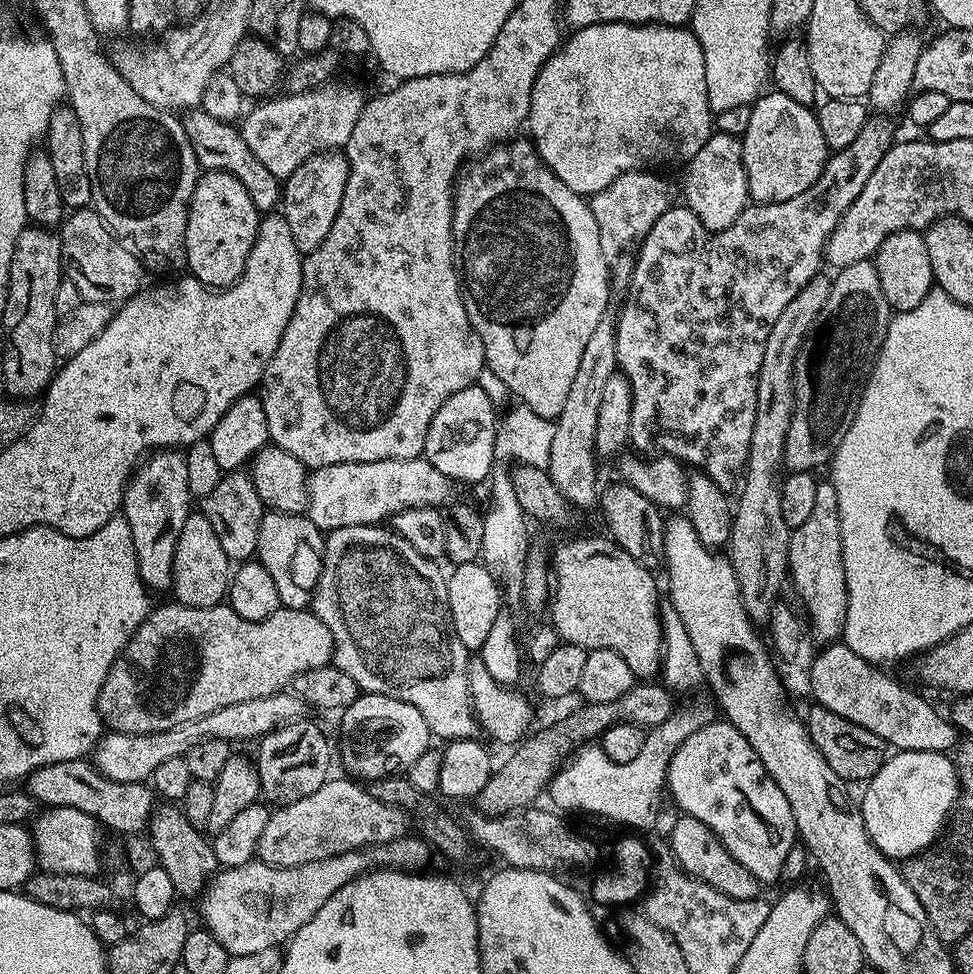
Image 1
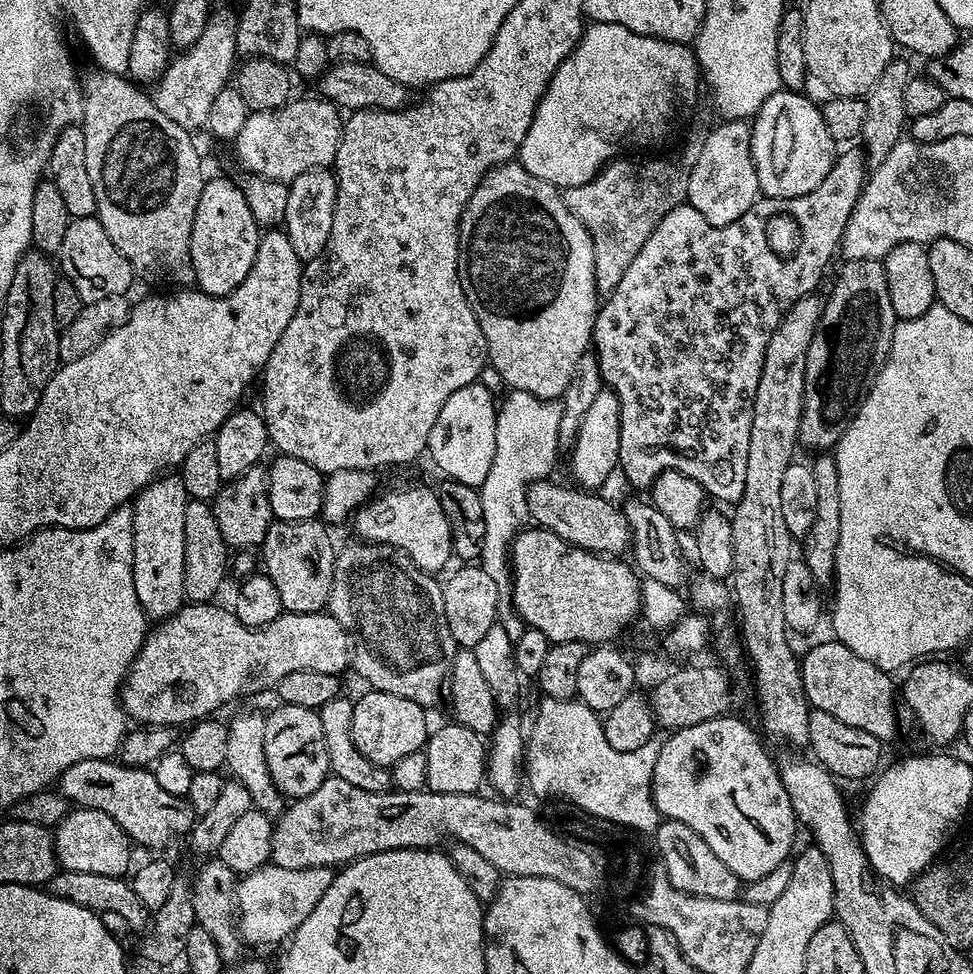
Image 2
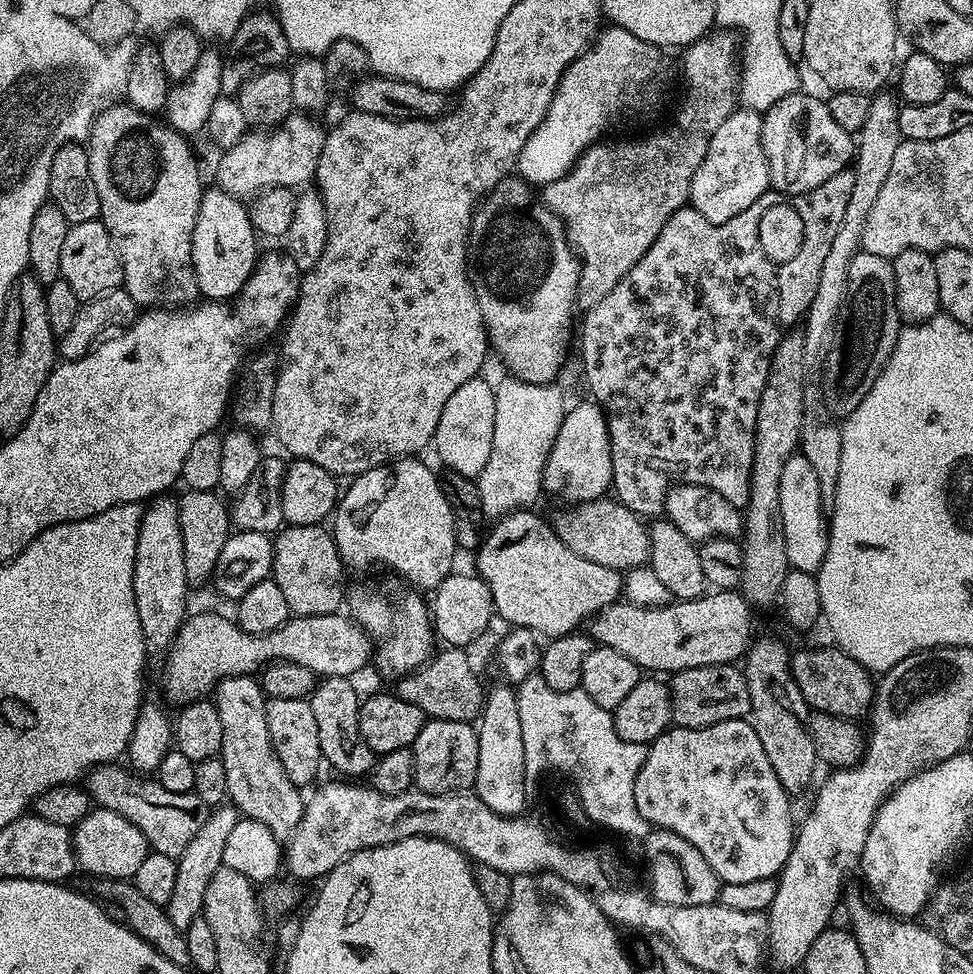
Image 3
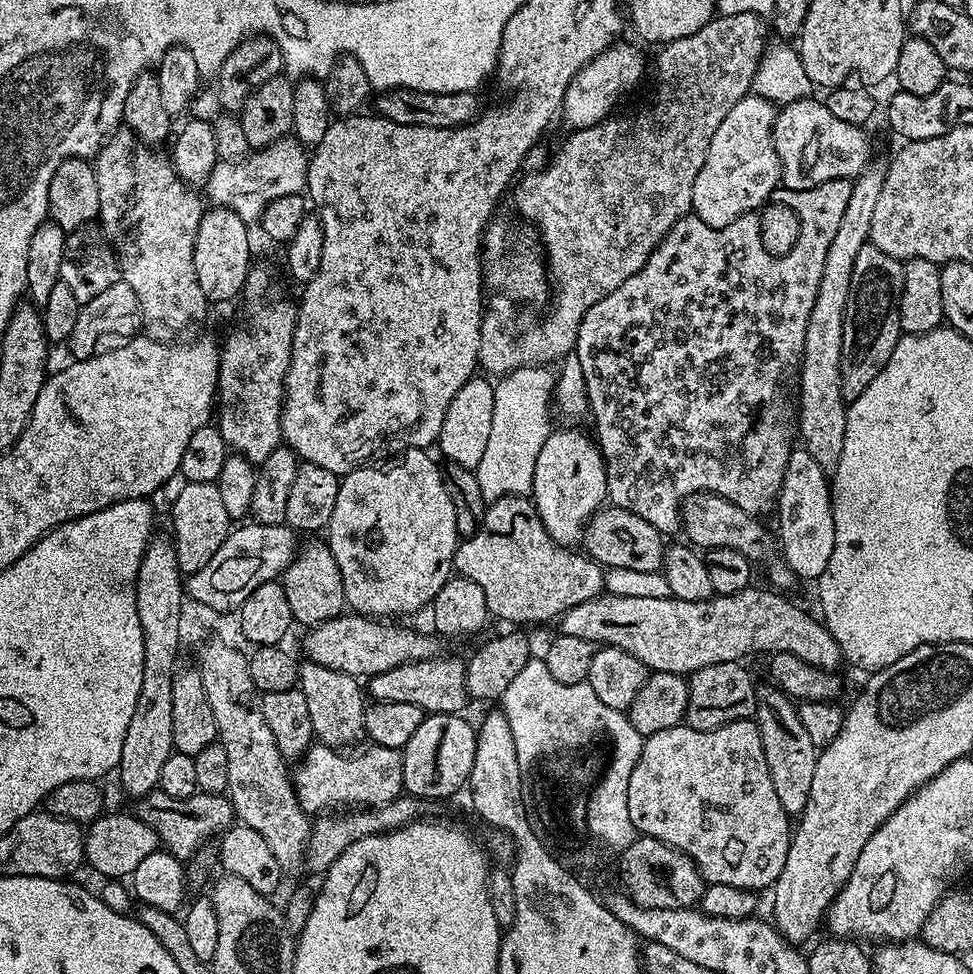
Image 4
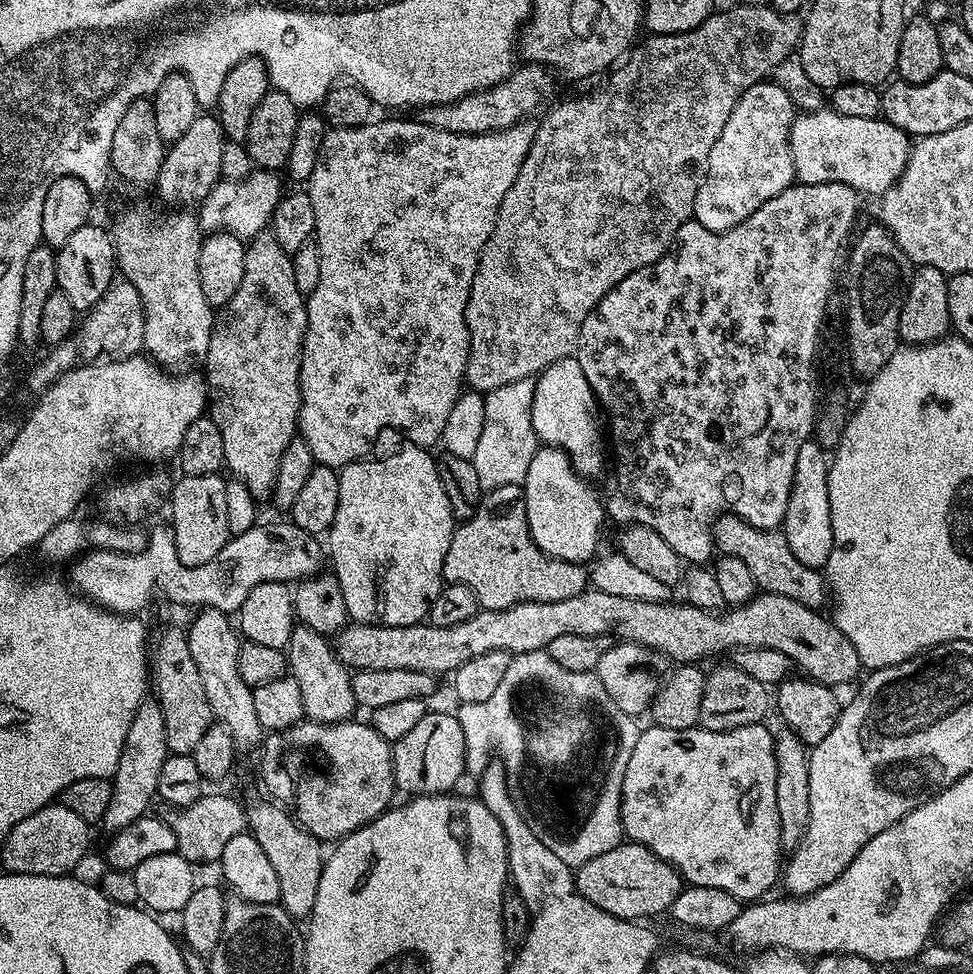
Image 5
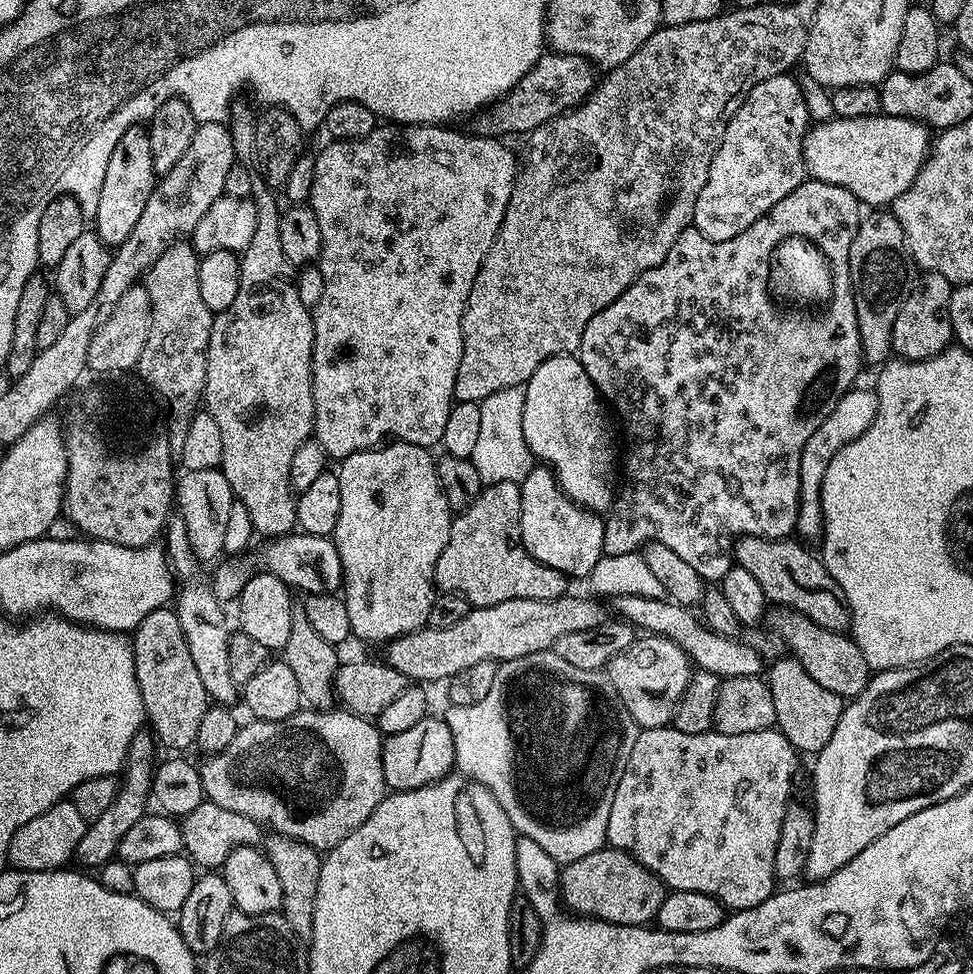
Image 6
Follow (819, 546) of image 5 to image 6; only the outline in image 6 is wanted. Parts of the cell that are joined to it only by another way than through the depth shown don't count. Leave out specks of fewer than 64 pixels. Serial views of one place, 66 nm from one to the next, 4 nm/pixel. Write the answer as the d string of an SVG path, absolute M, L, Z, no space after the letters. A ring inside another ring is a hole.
M853 387L836 403L835 410L824 419L824 424L810 434L806 446L802 448L800 459L800 501L798 502L798 518L796 519L795 535L801 541L819 541L824 534L824 515L822 514L822 478L826 478L826 466L830 466L834 454L842 445L848 443L852 436L861 436L868 429L870 422L878 414L878 398L871 387ZM848 428L852 428L848 432Z

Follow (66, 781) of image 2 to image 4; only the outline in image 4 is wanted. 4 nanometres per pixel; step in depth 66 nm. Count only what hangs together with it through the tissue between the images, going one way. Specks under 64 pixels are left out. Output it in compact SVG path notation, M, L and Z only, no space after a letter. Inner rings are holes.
M157 790L139 797L137 804L140 805L134 808L135 815L156 831L161 845L169 854L185 862L191 861L193 854L211 841L208 840L211 836L219 837L234 823L232 804L224 794L211 796L197 791L190 798L170 798L170 794Z

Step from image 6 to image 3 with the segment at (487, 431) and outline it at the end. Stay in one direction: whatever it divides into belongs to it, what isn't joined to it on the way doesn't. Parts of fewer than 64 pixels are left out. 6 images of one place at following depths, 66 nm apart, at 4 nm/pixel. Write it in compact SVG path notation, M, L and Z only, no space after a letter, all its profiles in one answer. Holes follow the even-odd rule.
M507 379L495 385L494 446L490 446L490 459L482 474L475 477L476 489L482 498L482 510L488 518L499 518L509 512L527 509L542 496L544 467L566 411L564 392L559 383L535 384Z

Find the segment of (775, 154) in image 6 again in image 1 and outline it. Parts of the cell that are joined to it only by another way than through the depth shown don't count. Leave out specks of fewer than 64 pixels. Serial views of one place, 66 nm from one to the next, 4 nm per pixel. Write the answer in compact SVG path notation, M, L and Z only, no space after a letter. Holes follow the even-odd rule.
M720 130L713 131L706 146L702 146L702 150L698 150L698 154L694 154L694 158L687 161L687 168L684 192L682 188L683 203L698 217L709 233L726 230L750 203L741 137L731 136L730 133Z

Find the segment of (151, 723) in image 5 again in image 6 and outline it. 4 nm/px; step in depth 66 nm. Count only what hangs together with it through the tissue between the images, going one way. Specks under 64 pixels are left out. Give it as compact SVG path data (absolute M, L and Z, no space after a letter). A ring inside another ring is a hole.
M148 730L140 731L134 738L134 742L130 742L128 759L124 762L120 789L114 798L114 802L102 813L102 818L91 821L85 827L82 842L78 844L74 860L75 863L85 864L85 866L80 865L85 869L99 869L100 865L113 859L119 853L122 837L134 827L134 822L138 822L138 818L142 818L149 811L152 795L152 773L154 771L152 744L154 745L154 736Z

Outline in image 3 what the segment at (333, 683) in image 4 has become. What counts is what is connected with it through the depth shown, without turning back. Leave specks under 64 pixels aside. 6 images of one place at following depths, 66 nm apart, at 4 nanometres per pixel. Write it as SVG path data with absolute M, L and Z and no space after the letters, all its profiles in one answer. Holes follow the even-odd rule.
M329 676L321 679L311 694L314 719L318 726L320 754L325 765L328 764L344 778L367 777L376 765L377 753L366 746L360 729L361 693L356 693L351 679L343 676Z

